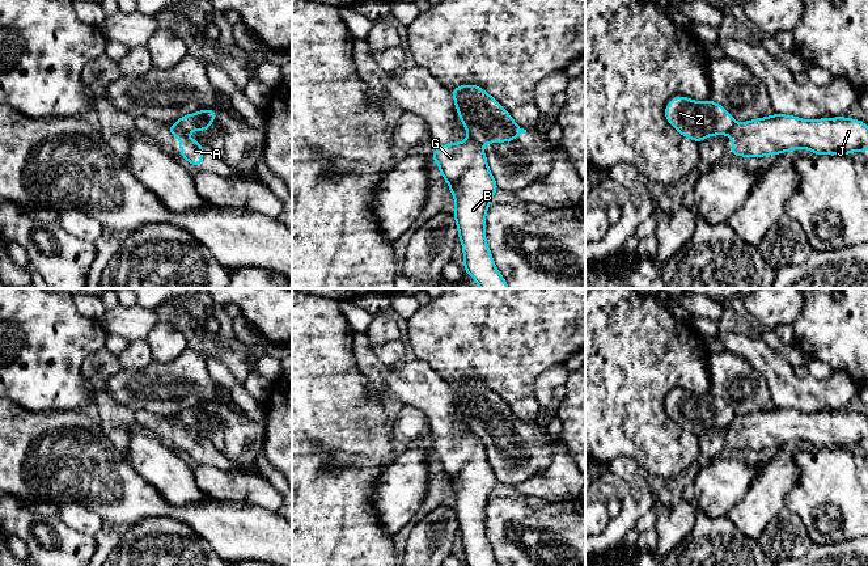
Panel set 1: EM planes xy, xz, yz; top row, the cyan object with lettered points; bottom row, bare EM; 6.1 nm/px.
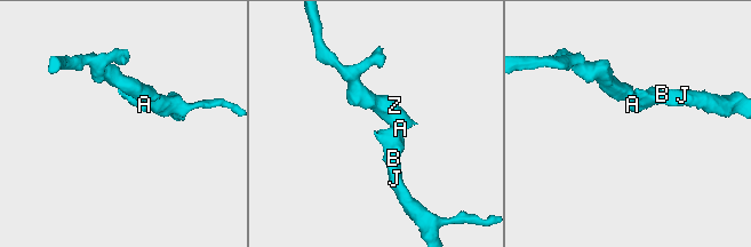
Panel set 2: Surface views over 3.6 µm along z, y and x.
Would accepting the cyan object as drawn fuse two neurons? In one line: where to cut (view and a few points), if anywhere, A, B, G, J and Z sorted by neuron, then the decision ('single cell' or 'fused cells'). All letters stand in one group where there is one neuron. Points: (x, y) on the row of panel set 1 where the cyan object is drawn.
cut xz (469, 138), (479, 146); groups A B G J / Z; fused cells

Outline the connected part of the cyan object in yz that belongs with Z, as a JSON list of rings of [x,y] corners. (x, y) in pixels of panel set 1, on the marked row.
[[[676,96],[665,107],[665,119],[685,138],[700,143],[710,135],[725,135],[736,126],[734,118],[711,100],[698,102]]]

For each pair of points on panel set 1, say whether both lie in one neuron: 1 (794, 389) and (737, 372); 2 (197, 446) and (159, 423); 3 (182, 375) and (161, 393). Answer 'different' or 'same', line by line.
1: different
2: same
3: same

